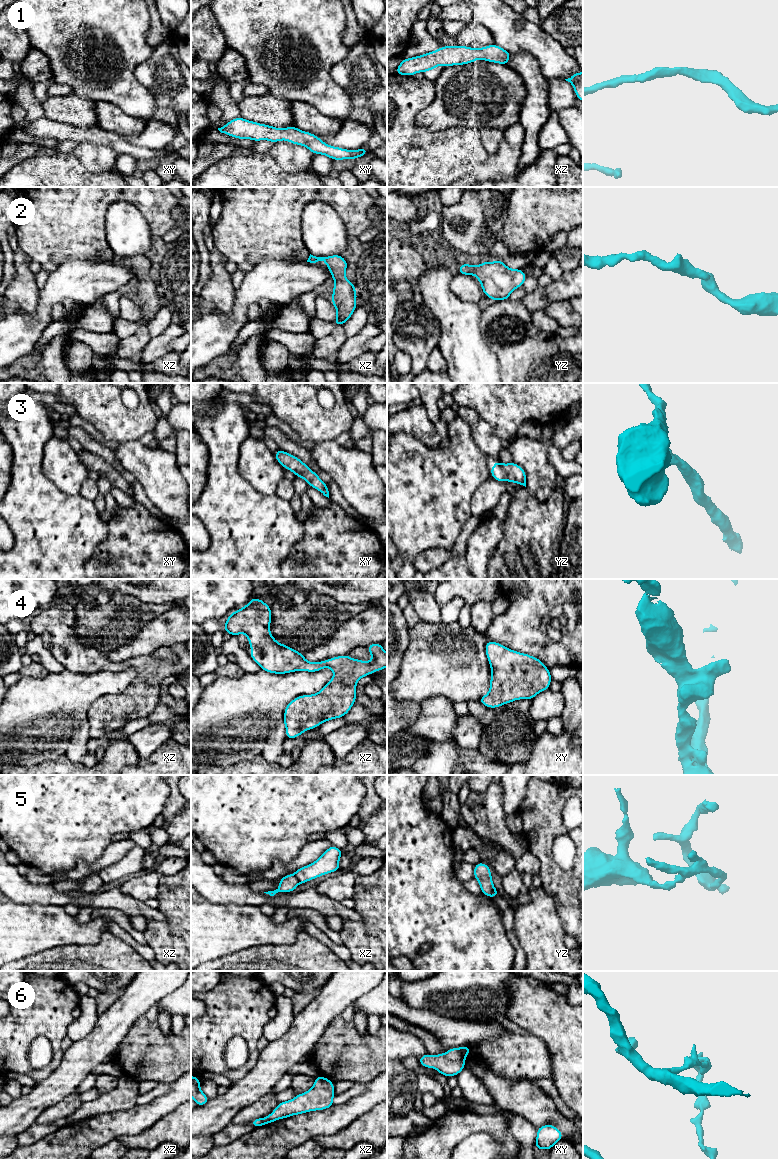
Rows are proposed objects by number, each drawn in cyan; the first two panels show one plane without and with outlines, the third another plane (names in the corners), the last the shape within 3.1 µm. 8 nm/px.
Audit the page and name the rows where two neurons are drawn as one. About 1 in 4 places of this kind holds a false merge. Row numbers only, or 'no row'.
5, 6

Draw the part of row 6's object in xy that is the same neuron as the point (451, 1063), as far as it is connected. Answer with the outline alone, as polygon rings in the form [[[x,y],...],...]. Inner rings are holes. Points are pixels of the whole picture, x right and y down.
[[[451,1048],[438,1055],[427,1053],[419,1058],[421,1066],[434,1068],[447,1078],[457,1076],[465,1068],[465,1062],[465,1056],[461,1053],[460,1048]]]

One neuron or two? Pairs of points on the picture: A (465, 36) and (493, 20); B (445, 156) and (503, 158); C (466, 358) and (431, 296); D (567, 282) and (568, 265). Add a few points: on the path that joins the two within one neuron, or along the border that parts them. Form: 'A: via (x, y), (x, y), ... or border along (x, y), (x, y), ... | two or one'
A: border along (474, 18), (489, 31), (494, 43) | two
B: border along (489, 156), (481, 163) | two
C: via (461, 343), (460, 325), (446, 311) | one
D: border along (572, 270), (564, 272) | two

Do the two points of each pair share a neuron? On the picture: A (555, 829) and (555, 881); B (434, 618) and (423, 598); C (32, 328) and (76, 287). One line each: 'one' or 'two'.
A: one
B: one
C: one

